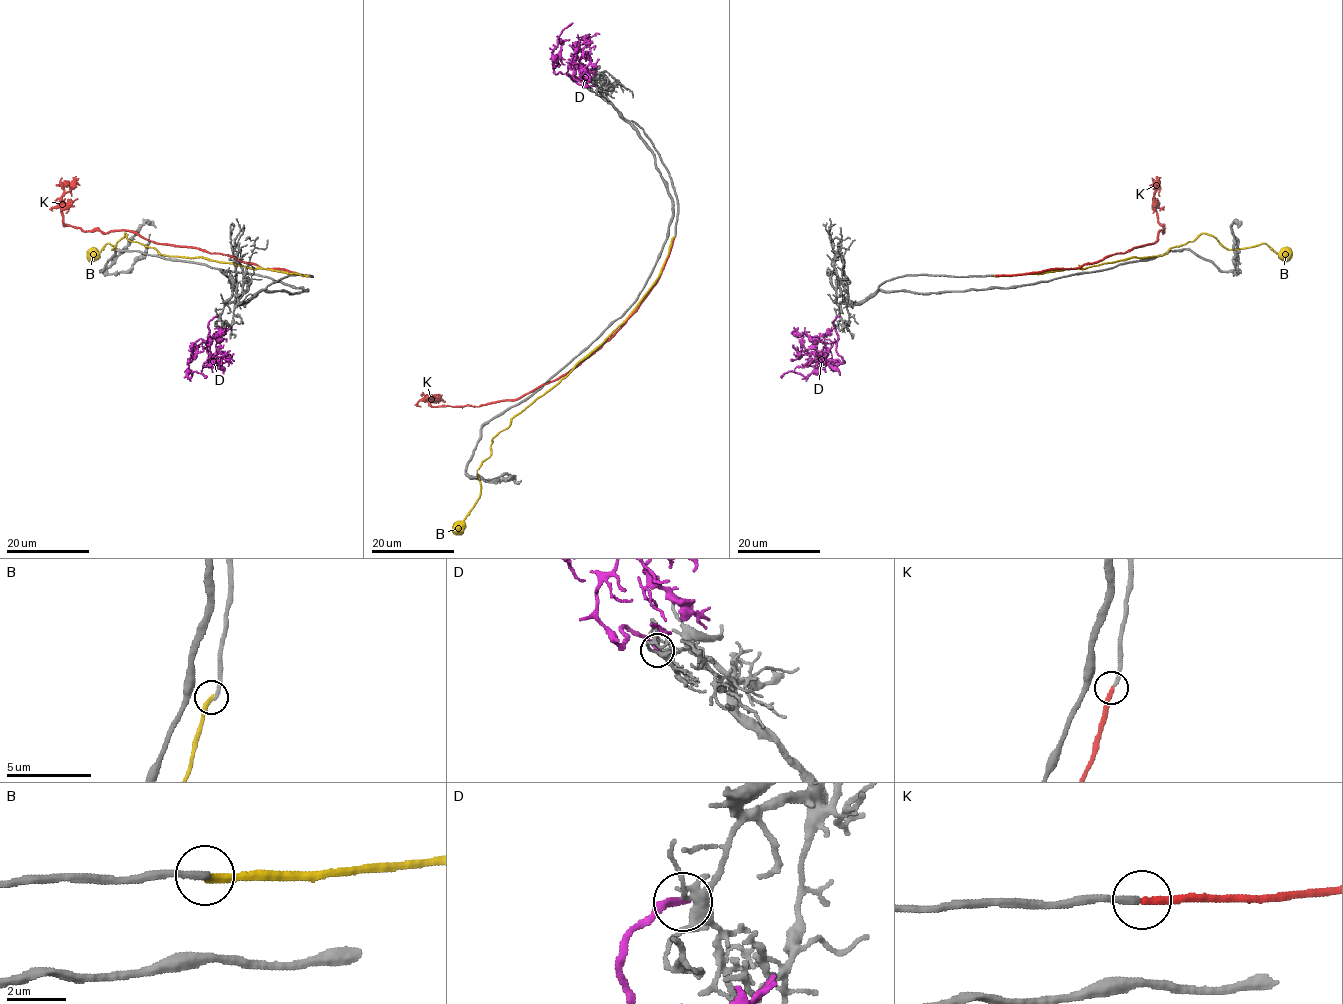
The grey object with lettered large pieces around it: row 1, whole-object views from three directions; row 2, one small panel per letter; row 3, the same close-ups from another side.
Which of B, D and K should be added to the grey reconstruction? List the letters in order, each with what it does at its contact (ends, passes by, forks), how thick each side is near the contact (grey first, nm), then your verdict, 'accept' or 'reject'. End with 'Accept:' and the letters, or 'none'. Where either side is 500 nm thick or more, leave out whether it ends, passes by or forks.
B: it ends; calibres 240 and 280 nm; accept
D: it ends; calibres 240 and 280 nm; reject
K: it ends; calibres 220 and 240 nm; reject
Accept: B

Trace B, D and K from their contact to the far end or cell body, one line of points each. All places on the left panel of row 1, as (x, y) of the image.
B: (308, 276), (164, 256), (130, 241), (125, 233), (114, 249), (107, 243), (88, 255)
D: (216, 316), (209, 321), (207, 339), (188, 360), (189, 378), (195, 371), (207, 377)
K: (308, 276), (157, 243), (124, 230), (102, 233), (67, 226), (61, 197), (76, 176)

